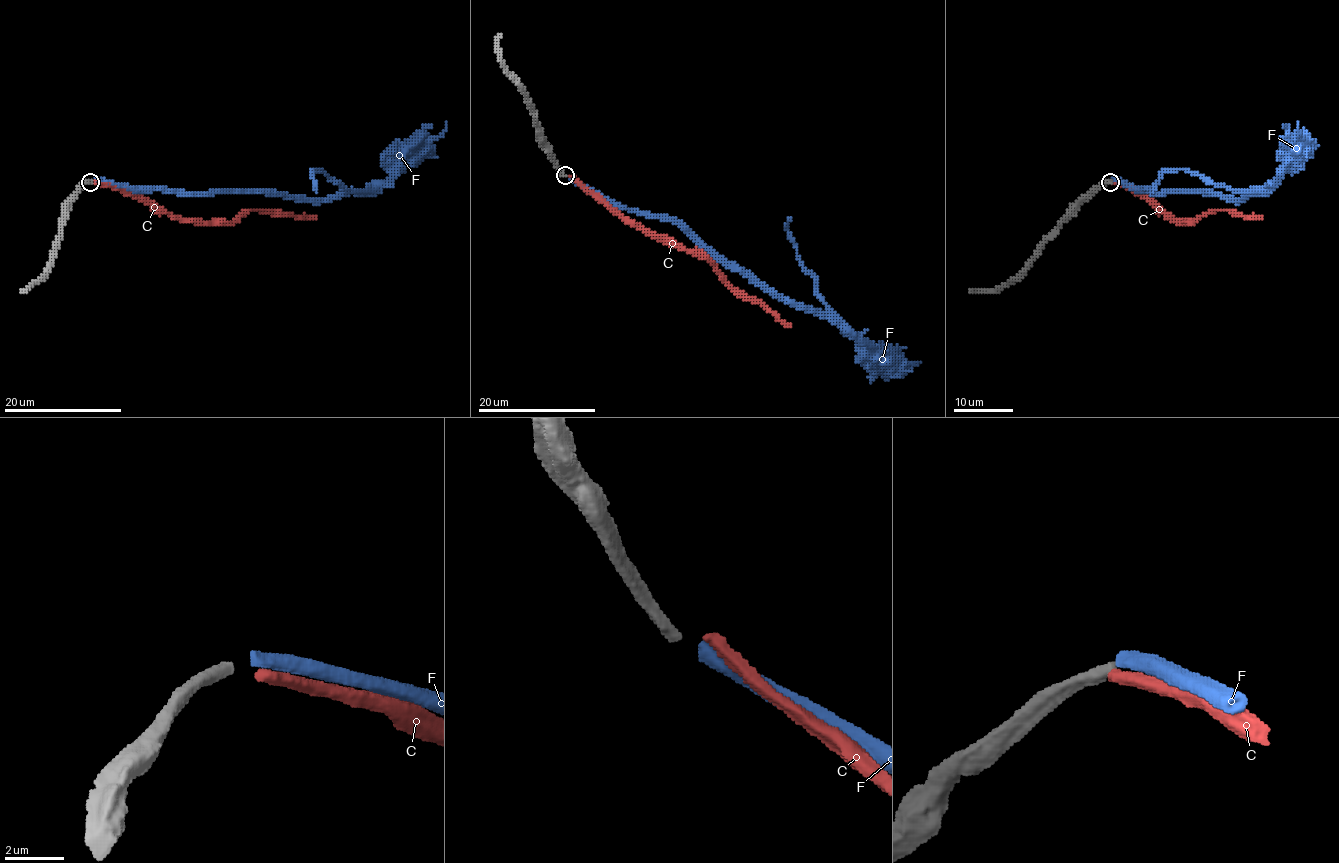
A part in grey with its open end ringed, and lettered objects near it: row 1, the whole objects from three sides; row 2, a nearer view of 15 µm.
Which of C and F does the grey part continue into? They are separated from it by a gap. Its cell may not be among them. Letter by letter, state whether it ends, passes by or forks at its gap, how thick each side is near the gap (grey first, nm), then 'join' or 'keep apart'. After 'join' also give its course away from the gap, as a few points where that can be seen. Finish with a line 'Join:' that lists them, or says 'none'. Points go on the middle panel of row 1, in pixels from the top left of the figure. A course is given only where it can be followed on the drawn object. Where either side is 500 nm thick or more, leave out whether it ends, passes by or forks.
C: it ends there; 440 nm thick on the grey side, 380 nm on the other; join; it runs (570, 175), (629, 219), (655, 234), (666, 236), (685, 249), (697, 249), (738, 292), (759, 299), (789, 327)
F: it ends there; 440 nm thick on the grey side, 480 nm on the other; keep apart
Join: C

